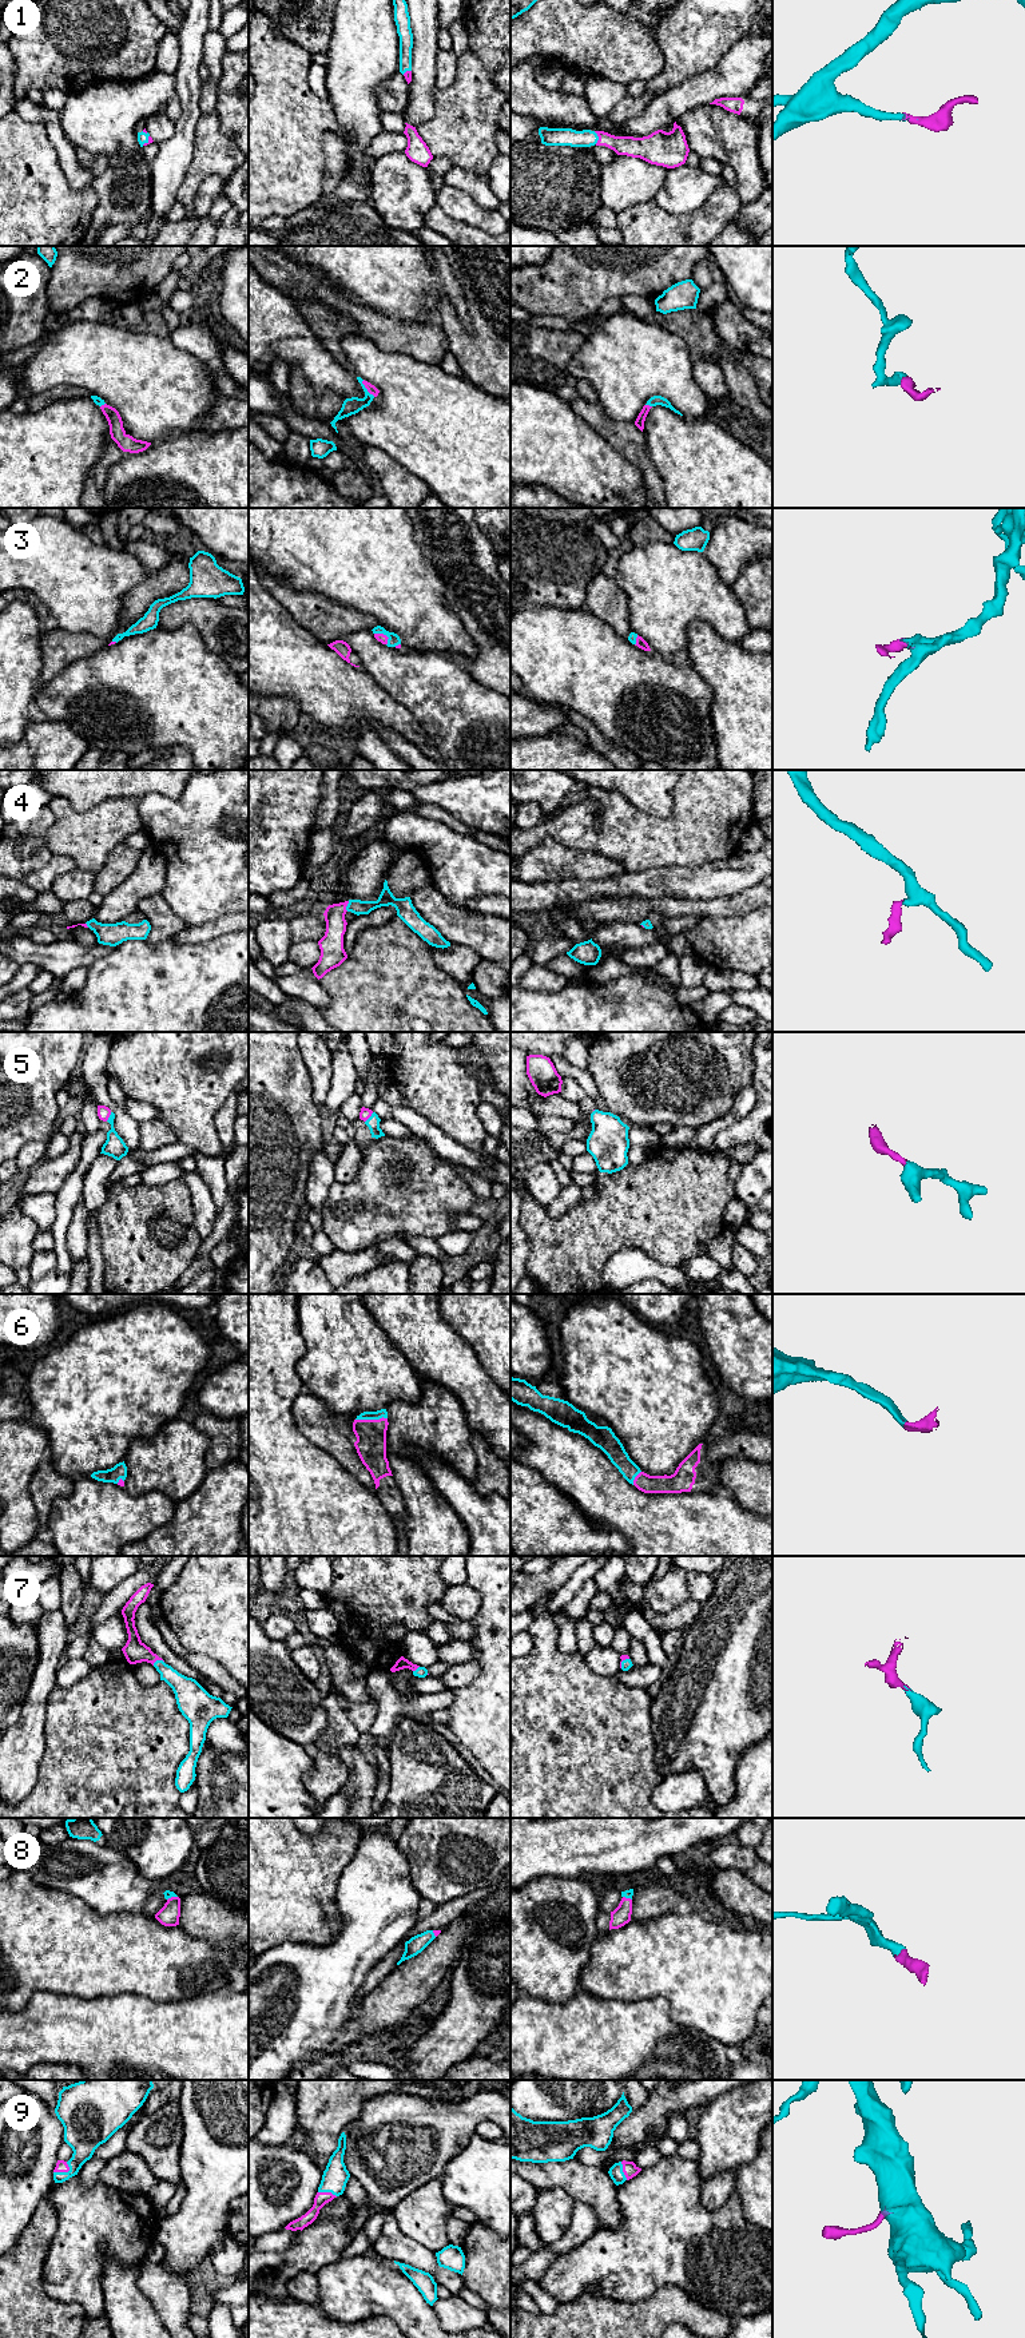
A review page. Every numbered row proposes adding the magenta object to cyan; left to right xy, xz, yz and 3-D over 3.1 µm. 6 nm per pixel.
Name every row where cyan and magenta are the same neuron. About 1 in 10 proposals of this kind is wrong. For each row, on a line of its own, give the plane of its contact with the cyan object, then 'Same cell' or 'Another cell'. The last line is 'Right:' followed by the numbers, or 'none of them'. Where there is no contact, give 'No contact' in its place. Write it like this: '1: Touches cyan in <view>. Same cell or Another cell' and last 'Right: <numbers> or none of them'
1: Touches cyan in yz. Same cell
2: Touches cyan in xz. Same cell
3: Touches cyan in xz. Same cell
4: Touches cyan in xz. Same cell
5: Touches cyan in xz. Same cell
6: Touches cyan in xz. Same cell
7: Touches cyan in xy. Same cell
8: Touches cyan in xy. Same cell
9: Touches cyan in xy. Same cell
Right: 1, 2, 3, 4, 5, 6, 7, 8, 9

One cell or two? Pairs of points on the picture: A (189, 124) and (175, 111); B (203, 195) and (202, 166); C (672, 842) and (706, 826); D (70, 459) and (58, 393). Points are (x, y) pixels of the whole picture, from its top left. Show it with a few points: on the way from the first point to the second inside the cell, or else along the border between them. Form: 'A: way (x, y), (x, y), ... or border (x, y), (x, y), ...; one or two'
A: border (175, 96), (181, 106), (181, 115), (174, 122); two
B: border (223, 178), (209, 175), (199, 185), (193, 210); two
C: way (680, 840), (698, 830); one
D: border (90, 395), (58, 399), (35, 412), (30, 411); two

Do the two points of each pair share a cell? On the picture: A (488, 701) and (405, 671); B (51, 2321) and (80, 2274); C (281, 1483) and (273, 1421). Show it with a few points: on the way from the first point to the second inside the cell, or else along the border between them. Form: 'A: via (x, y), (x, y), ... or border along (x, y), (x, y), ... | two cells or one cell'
A: via (468, 701), (447, 701), (425, 683) | one cell
B: border along (42, 2278), (50, 2297), (76, 2302), (87, 2318) | two cells
C: via (273, 1468), (273, 1436) | one cell

